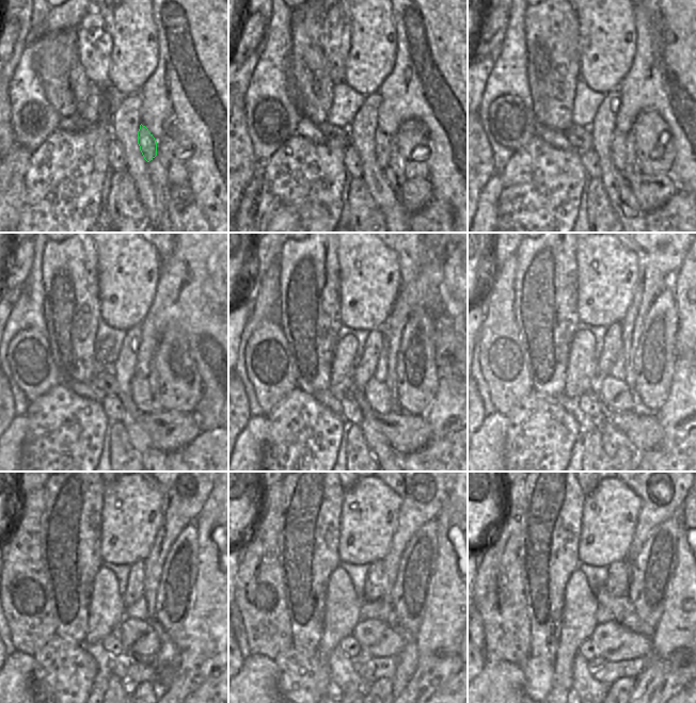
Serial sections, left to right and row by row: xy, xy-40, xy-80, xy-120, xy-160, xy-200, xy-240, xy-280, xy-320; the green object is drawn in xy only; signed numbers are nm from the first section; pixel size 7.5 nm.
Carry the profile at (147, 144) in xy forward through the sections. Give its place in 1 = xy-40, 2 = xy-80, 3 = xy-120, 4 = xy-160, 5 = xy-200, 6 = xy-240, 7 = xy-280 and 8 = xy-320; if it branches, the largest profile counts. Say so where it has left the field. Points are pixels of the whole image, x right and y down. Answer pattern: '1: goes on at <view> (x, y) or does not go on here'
1: goes on at xy-40 (384, 145)
2: goes on at xy-80 (618, 146)
3: goes on at xy-120 (140, 392)
4: goes on at xy-160 (376, 393)
5: goes on at xy-200 (615, 394)
6: goes on at xy-240 (140, 639)
7: goes on at xy-280 (377, 639)
8: goes on at xy-320 (615, 642)

